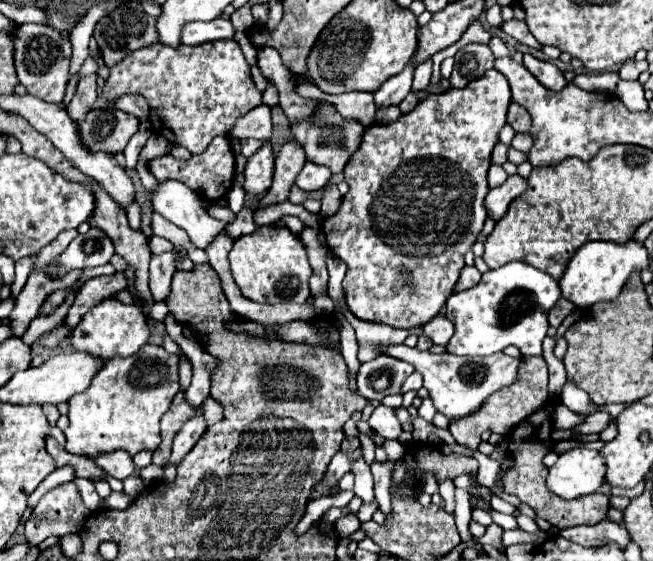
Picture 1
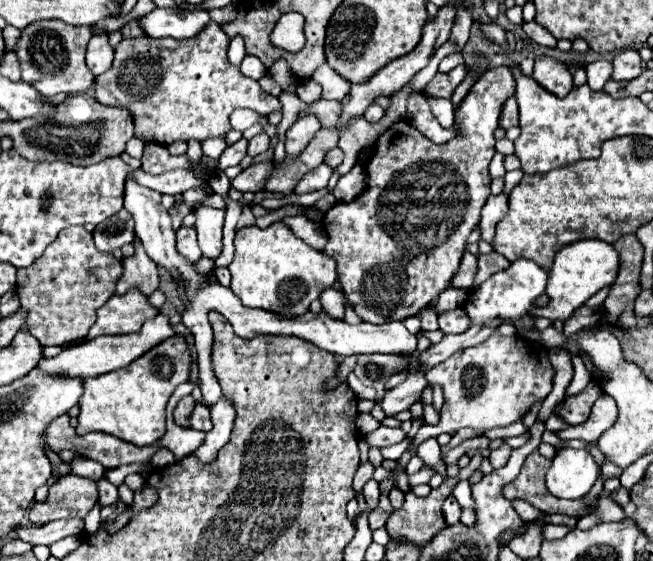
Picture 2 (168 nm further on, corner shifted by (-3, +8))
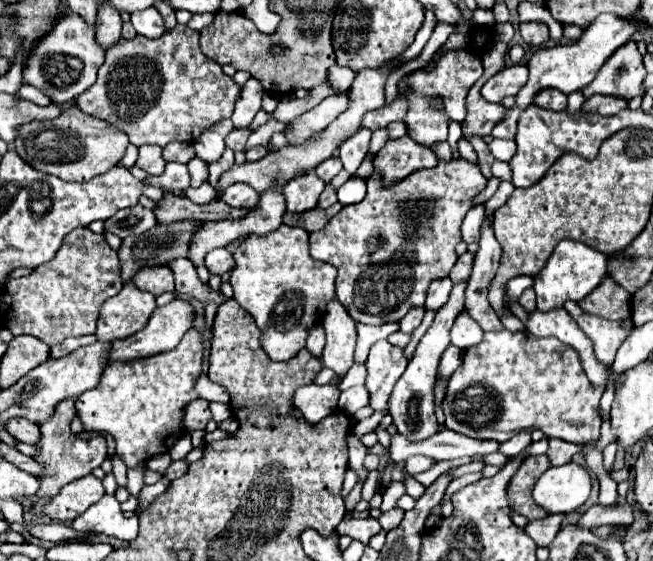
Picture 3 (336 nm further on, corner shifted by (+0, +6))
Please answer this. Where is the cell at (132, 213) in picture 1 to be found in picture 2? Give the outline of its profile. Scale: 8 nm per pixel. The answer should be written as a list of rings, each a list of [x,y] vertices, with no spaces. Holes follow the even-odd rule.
[[[138,238],[134,240],[134,246],[136,246],[136,254],[132,258],[124,258],[122,260],[124,262],[124,276],[116,284],[116,294],[124,294],[130,288],[138,288],[146,296],[150,296],[160,284],[158,266],[144,252],[144,248],[142,248]]]

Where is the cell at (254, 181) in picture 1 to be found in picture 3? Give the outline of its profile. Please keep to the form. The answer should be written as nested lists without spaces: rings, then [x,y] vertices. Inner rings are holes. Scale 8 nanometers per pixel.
[[[235,182],[223,192],[221,200],[225,200],[229,206],[235,206],[235,208],[249,208],[249,206],[253,208],[259,202],[259,192],[243,182]]]

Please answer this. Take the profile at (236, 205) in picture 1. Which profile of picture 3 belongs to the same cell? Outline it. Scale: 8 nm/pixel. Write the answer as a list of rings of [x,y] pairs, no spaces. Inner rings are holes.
[[[215,248],[215,250],[207,252],[207,256],[205,256],[205,266],[207,266],[209,272],[225,274],[225,272],[233,270],[235,262],[233,262],[233,256],[229,254],[229,250],[225,250],[225,248]]]

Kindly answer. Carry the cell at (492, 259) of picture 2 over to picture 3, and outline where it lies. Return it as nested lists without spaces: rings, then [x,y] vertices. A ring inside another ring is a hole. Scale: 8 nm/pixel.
[[[559,242],[547,260],[545,268],[535,276],[533,290],[537,294],[537,310],[551,312],[563,308],[567,300],[579,302],[587,294],[591,294],[607,276],[607,256],[585,246],[581,242]]]

